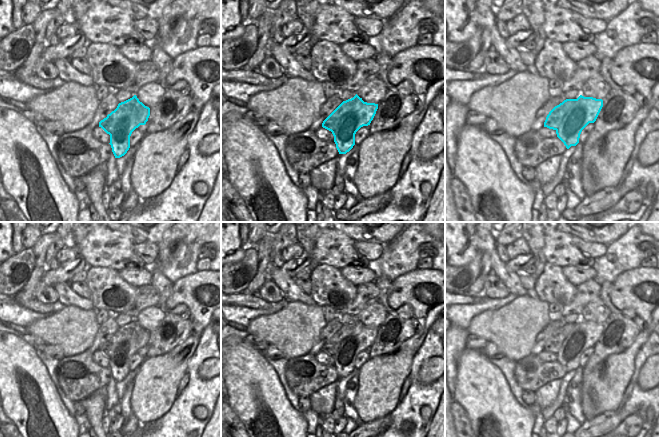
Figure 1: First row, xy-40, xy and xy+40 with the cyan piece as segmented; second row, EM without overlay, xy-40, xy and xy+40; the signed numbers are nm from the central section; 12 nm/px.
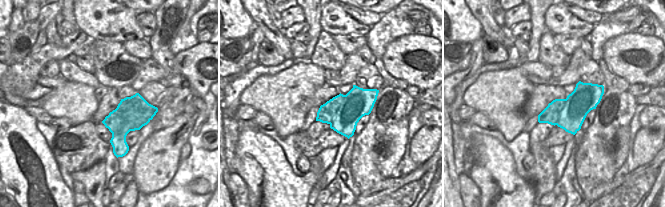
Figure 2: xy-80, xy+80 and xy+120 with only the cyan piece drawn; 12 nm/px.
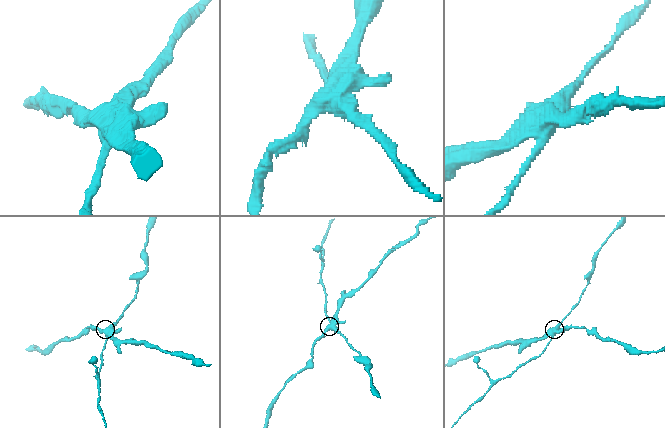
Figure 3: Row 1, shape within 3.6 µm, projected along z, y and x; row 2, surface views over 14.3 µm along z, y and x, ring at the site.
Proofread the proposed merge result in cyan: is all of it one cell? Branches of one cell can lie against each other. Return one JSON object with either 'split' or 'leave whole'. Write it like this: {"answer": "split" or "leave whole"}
{"answer": "split"}

